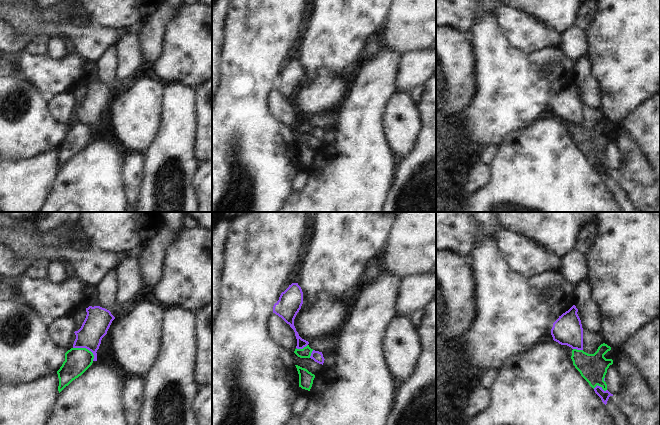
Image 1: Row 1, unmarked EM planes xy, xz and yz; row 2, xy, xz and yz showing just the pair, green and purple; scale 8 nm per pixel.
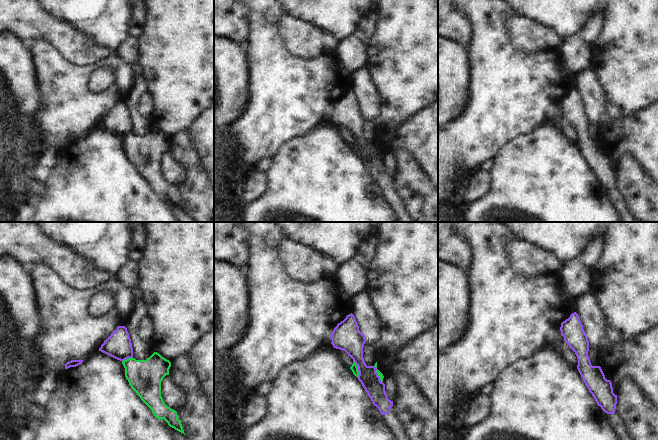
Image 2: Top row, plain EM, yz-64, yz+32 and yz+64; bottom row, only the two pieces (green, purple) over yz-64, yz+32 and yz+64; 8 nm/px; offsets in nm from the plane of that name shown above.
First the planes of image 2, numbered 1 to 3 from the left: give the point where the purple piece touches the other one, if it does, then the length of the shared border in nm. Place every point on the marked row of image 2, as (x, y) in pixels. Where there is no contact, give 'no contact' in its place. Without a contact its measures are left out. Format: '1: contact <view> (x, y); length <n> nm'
1: contact yz-64 (128, 358); length 100 nm
2: contact yz+32 (357, 369); length 140 nm
3: no contact

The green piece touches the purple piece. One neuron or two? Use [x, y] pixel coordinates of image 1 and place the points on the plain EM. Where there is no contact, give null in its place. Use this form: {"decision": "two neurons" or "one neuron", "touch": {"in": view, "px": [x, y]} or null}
{"decision": "two neurons", "touch": {"in": "xy", "px": [85, 124]}}

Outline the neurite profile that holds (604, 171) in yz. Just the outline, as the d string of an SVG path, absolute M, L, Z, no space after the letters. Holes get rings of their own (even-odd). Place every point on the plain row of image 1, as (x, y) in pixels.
M598 161L594 164L594 167L605 180L606 187L613 195L622 212L640 212L630 203L625 191L619 185L613 170L608 166L604 167L602 163Z

